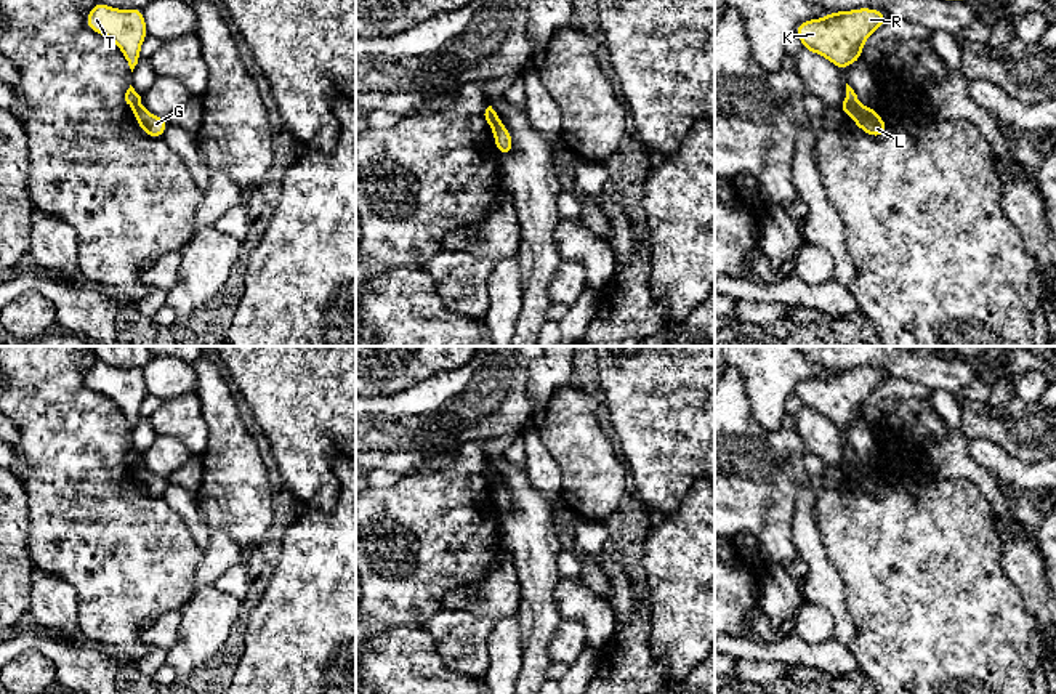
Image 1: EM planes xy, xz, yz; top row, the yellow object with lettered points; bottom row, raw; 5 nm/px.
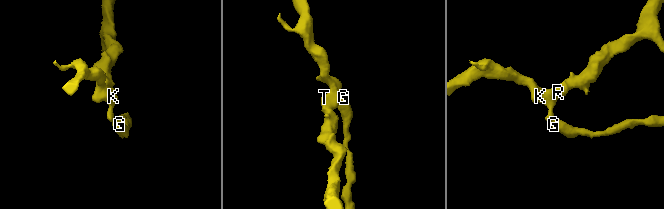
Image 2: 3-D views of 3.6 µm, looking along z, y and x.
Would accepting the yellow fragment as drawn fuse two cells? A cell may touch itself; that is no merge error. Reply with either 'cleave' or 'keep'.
cleave

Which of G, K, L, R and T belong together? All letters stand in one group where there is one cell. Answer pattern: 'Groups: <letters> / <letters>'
Groups: G L / K R T

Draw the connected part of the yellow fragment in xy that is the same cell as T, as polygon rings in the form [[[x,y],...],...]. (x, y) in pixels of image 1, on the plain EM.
[[[96,361],[87,373],[87,386],[111,397],[125,415],[131,431],[141,418],[139,407],[149,394],[141,367],[117,369]]]

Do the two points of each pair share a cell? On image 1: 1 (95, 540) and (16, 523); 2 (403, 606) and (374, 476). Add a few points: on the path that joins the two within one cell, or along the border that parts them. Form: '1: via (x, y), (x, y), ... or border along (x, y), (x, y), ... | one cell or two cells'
1: border along (23, 489), (28, 499), (31, 563) | two cells
2: border along (403, 476), (393, 484), (372, 488) | two cells

